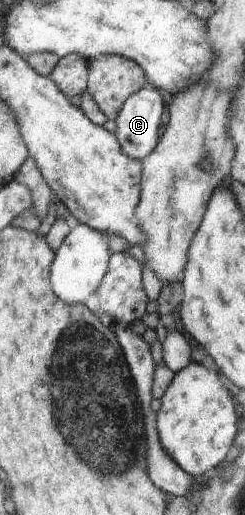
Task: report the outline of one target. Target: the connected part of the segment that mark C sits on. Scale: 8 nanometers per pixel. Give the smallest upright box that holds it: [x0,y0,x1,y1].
[115,85,166,161]

